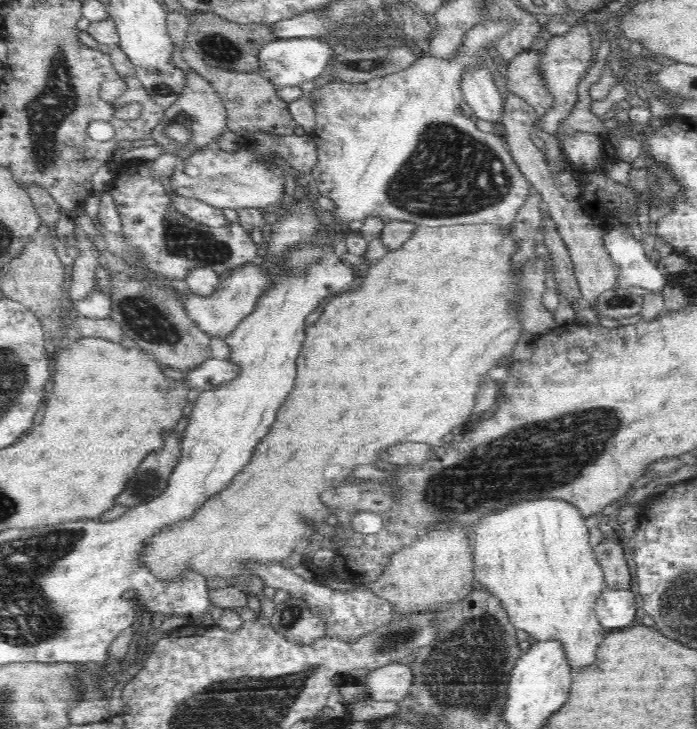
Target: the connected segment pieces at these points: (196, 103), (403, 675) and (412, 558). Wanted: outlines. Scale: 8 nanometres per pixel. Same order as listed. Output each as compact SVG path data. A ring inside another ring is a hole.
M184 72L186 84L180 93L177 102L166 109L161 123L158 123L153 130L153 139L159 143L165 154L177 154L179 160L184 160L204 148L218 149L216 140L226 128L227 113L218 93L212 85L196 73Z
M395 662L374 669L364 682L365 697L373 700L390 700L398 703L408 696L414 673L409 664Z
M462 528L429 531L404 550L392 554L381 576L367 587L376 596L393 604L396 615L432 612L468 596L476 587L473 569L472 537Z

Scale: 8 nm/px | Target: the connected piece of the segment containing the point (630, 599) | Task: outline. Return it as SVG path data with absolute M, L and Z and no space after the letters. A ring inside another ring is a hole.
M604 588L596 599L595 615L605 629L626 629L635 624L638 599L629 589Z

